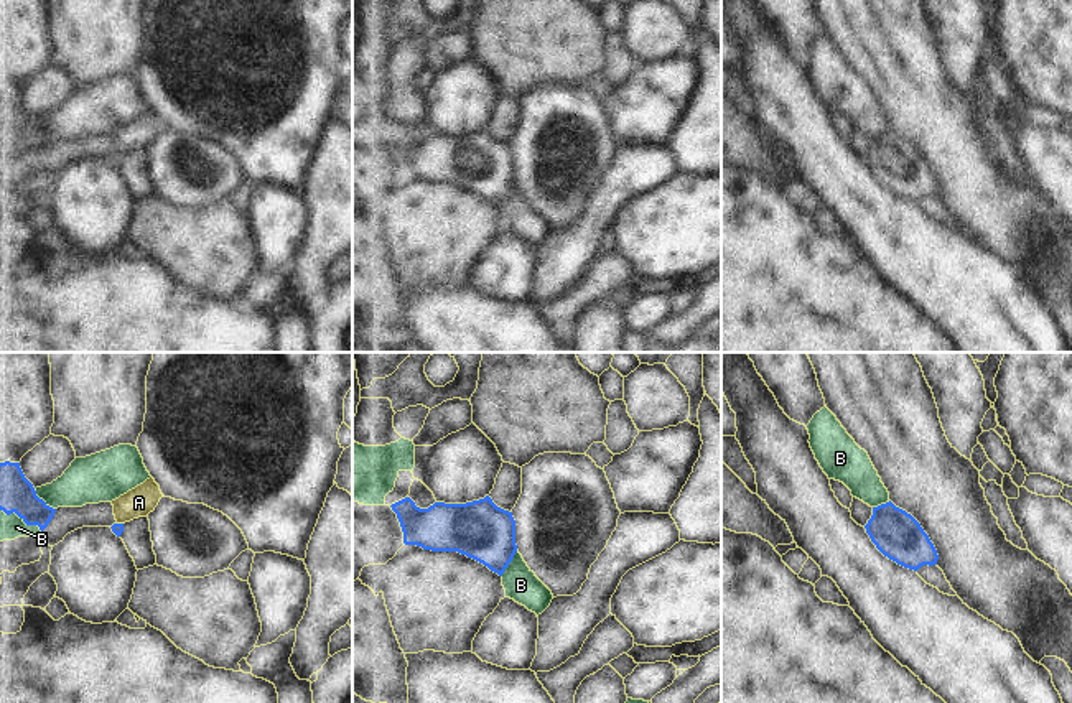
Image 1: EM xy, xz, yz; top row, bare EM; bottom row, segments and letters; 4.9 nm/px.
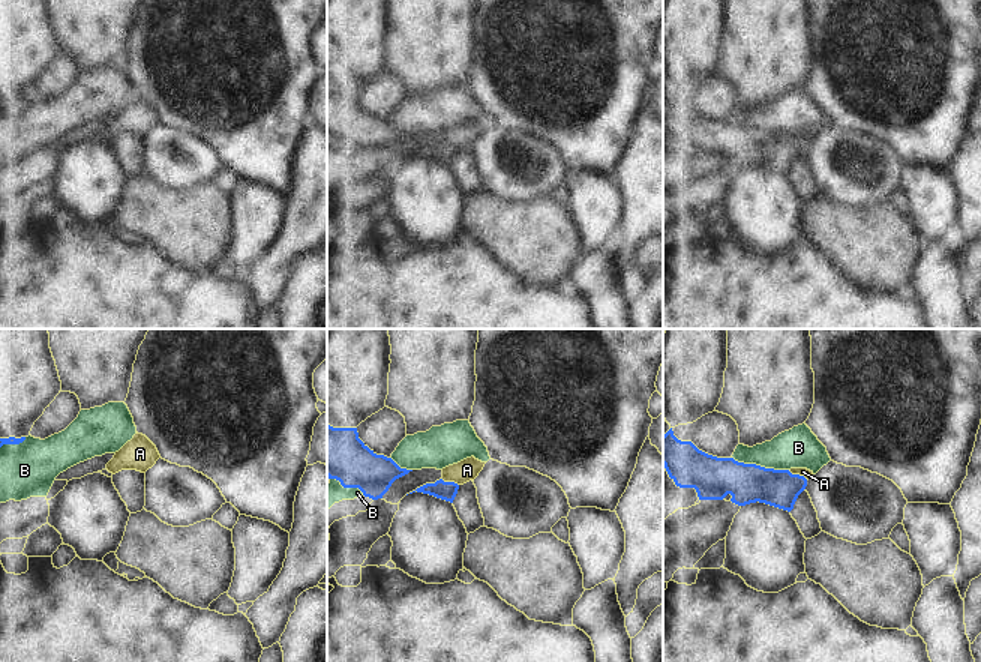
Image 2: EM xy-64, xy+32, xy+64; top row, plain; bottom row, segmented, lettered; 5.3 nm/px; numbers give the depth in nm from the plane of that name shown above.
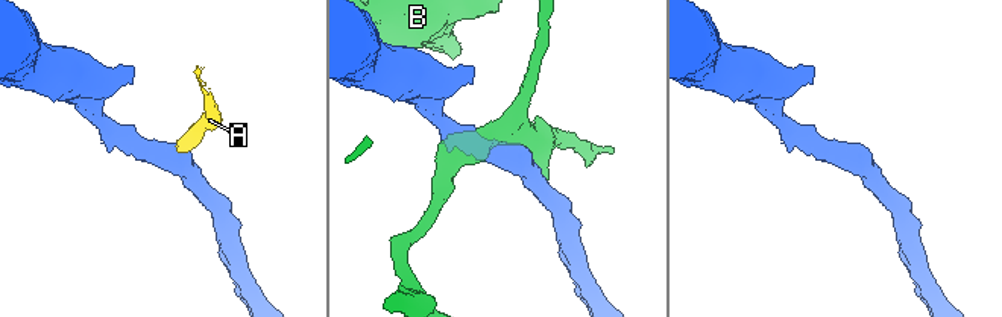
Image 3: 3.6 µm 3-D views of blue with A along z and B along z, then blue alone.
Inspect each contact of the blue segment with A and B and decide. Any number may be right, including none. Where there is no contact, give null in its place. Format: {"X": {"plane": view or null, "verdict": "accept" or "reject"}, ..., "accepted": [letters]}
{"A": {"plane": "xy", "verdict": "reject"}, "B": {"plane": "xy", "verdict": "reject"}, "accepted": []}

